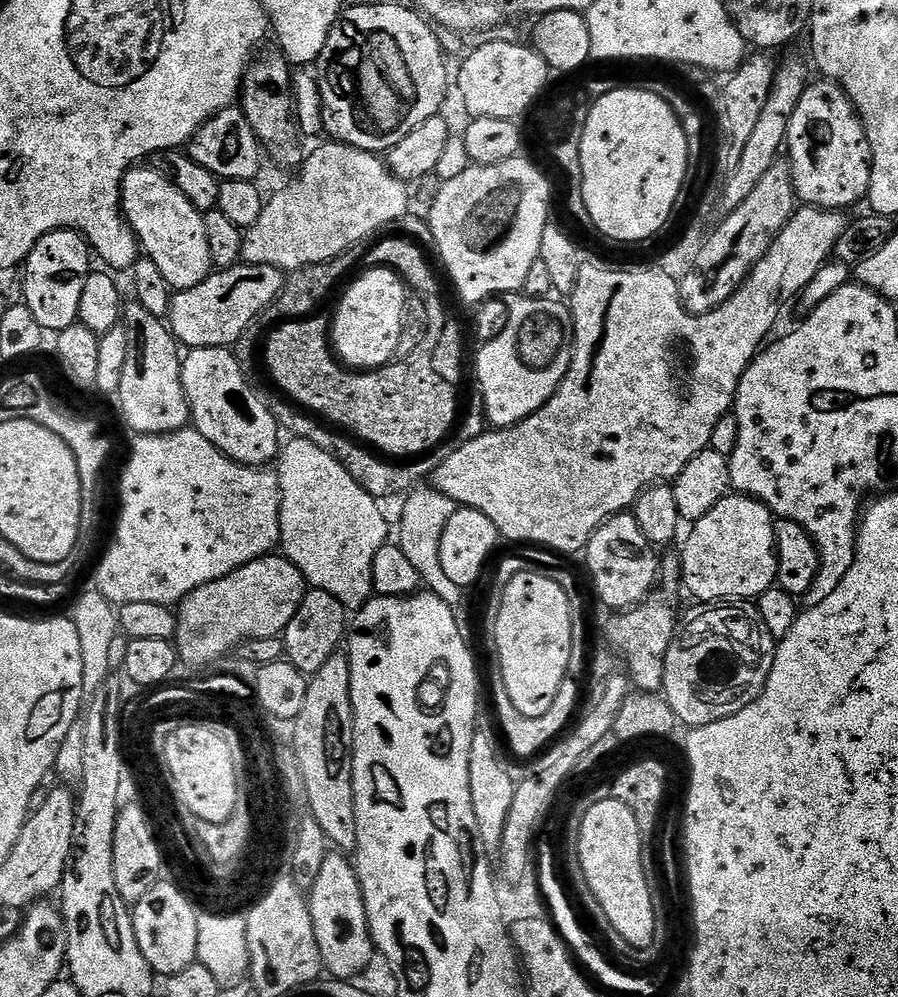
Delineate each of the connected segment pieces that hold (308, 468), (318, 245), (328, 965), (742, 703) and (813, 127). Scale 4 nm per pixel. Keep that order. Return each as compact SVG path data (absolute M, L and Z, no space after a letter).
M291 437L277 455L276 473L280 490L281 553L303 574L305 583L311 589L324 590L333 595L350 612L360 611L374 594L374 557L390 538L390 528L377 497L363 490L362 486L350 477L340 460L331 458L327 449L320 447L317 441Z
M327 143L307 153L302 167L295 173L296 181L286 185L273 200L271 197L262 214L258 214L258 222L246 229L240 251L243 263L274 266L285 274L291 274L308 264L343 257L347 248L354 247L359 240L366 239L371 232L387 224L395 225L409 211L405 181L396 179L377 153L358 150L349 144Z
M329 854L326 862L322 862L322 870L318 870L318 878L312 883L307 898L324 972L337 980L355 981L356 975L366 971L374 957L374 945L353 861L344 854Z
M701 603L692 617L679 625L666 650L662 695L680 724L689 729L730 718L764 693L776 646L755 607Z
M809 83L790 118L786 141L787 163L796 199L810 208L849 210L868 195L872 151L860 117L851 100L837 84Z

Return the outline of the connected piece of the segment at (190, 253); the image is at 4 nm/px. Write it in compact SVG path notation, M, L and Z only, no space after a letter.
M144 166L129 168L124 174L124 180L120 183L120 203L124 219L136 233L143 255L152 260L154 266L158 266L158 274L162 274L162 278L166 278L170 287L176 292L181 292L187 288L198 286L214 271L214 265L210 258L210 246L206 243L204 213L192 205L190 200L176 188L176 184L160 171L159 167L140 167Z

